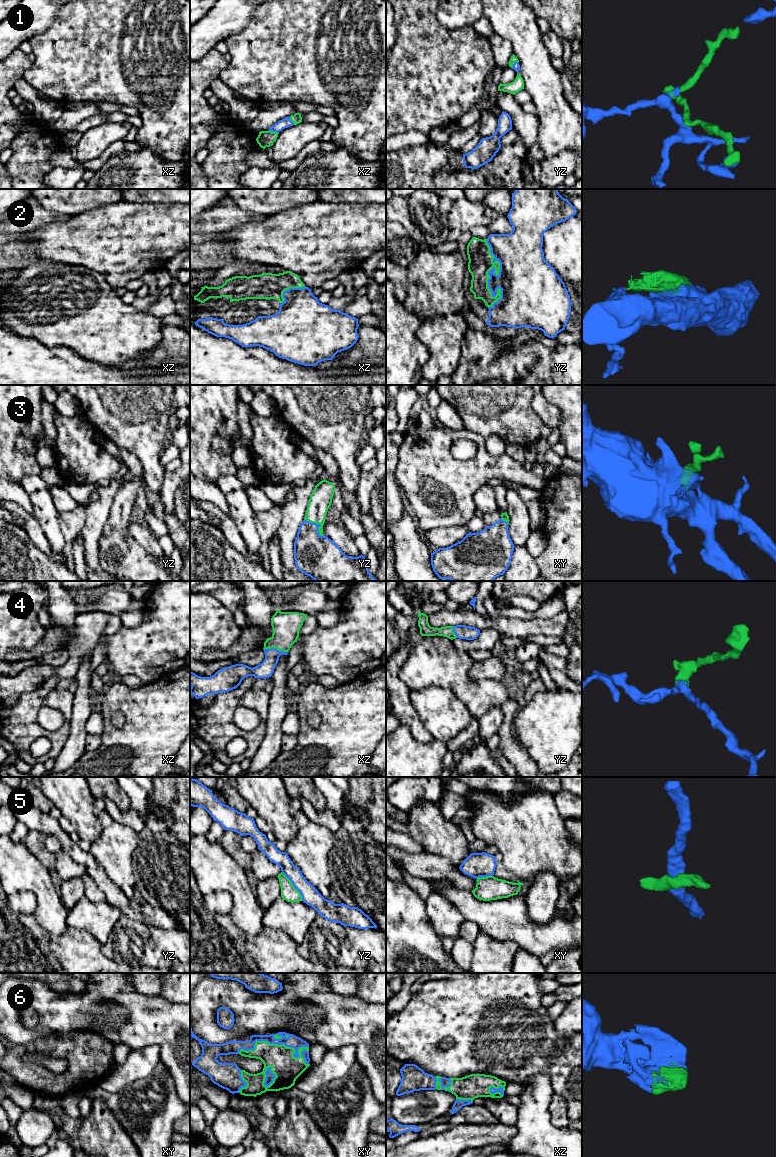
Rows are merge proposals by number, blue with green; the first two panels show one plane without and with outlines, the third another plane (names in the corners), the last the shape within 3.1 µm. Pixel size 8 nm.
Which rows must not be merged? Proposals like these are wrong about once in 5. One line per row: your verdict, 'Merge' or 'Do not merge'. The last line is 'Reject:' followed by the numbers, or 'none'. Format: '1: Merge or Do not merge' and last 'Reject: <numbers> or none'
1: Merge
2: Merge
3: Merge
4: Merge
5: Do not merge
6: Merge
Reject: 5

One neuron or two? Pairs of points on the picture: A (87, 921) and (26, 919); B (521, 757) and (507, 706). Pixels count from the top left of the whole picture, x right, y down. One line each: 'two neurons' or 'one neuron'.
A: two neurons
B: one neuron

